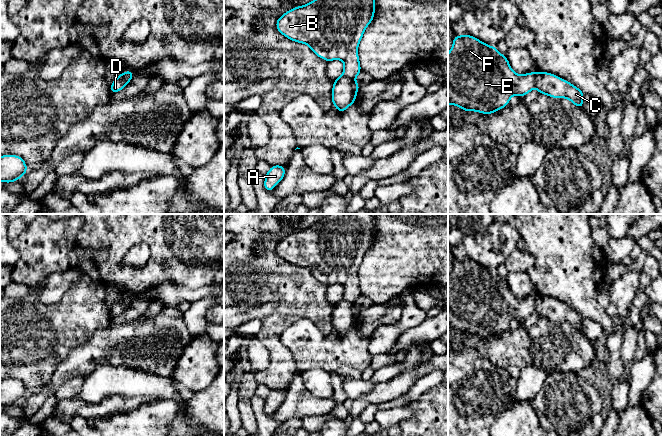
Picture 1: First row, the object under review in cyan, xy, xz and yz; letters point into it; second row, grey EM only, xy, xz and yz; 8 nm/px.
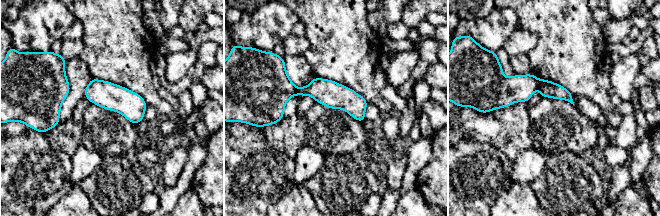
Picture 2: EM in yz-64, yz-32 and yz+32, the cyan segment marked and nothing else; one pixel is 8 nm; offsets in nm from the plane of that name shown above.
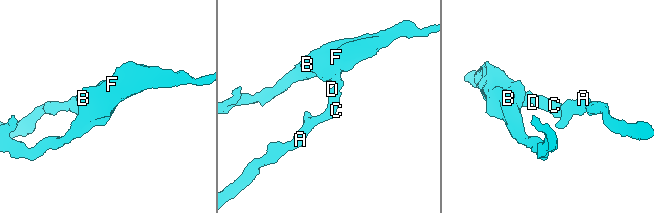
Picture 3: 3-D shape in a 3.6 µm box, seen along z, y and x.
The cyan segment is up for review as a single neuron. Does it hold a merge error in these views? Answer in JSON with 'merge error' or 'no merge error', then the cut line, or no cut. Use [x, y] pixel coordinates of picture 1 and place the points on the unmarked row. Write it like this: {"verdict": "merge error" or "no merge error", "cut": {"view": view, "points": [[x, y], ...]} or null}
{"verdict": "merge error", "cut": {"view": "yz", "points": [[535, 297], [533, 311]]}}

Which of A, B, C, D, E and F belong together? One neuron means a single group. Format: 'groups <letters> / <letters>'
groups A C D / B E F

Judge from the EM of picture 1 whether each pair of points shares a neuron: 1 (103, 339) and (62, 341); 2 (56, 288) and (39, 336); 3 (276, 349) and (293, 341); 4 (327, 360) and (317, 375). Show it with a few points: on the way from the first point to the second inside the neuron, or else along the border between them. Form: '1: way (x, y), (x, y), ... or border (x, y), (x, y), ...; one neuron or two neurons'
1: border (106, 327), (96, 330), (67, 354); two neurons
2: border (69, 287), (54, 302), (29, 294); two neurons
3: border (291, 323), (280, 341), (297, 365); two neurons
4: border (329, 371), (320, 368), (309, 368), (301, 373); two neurons

